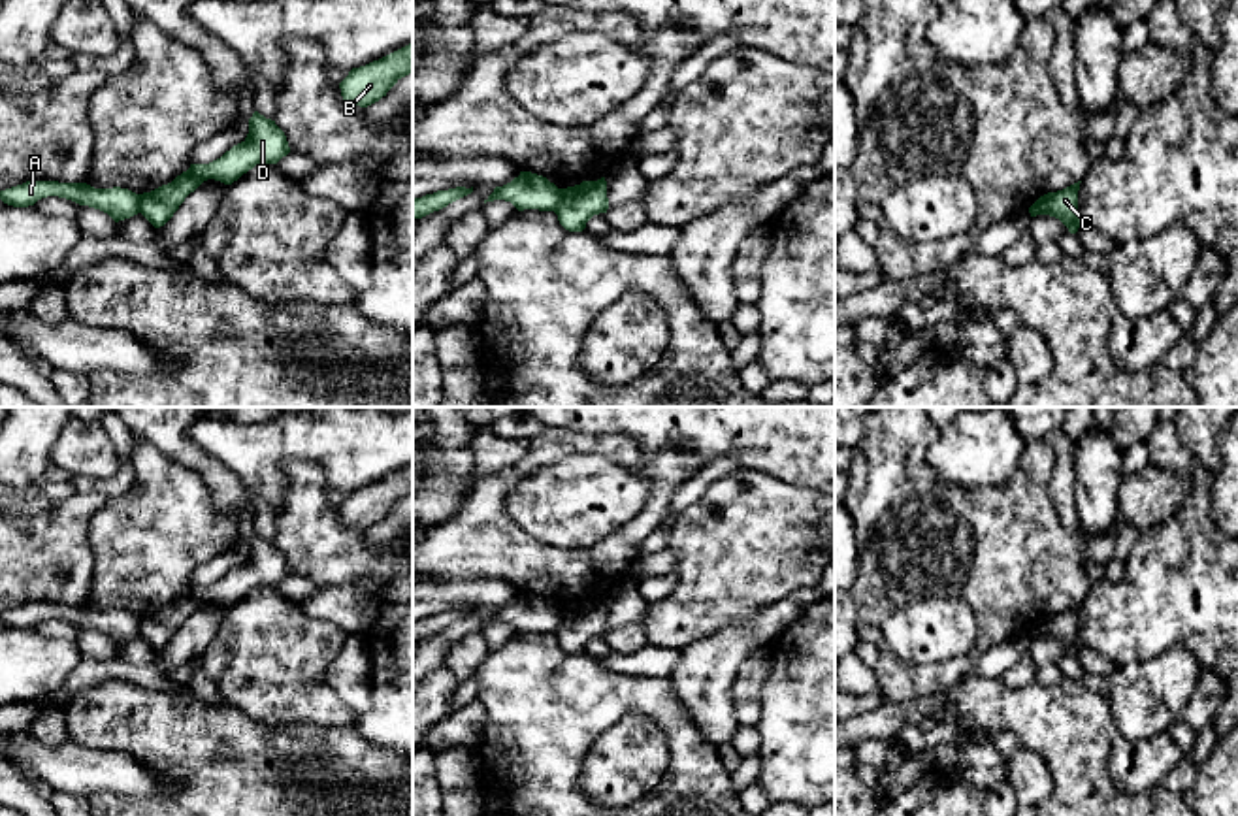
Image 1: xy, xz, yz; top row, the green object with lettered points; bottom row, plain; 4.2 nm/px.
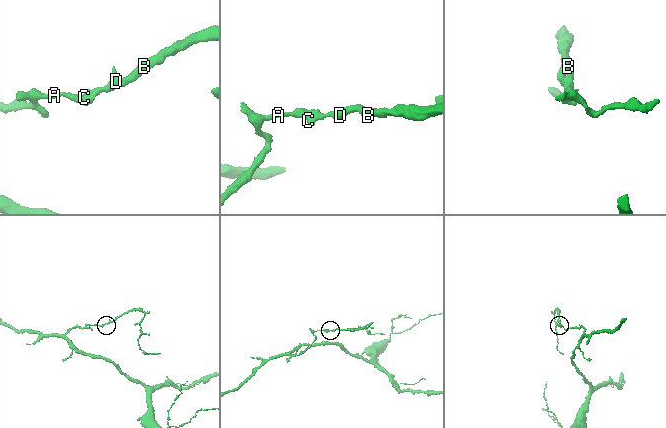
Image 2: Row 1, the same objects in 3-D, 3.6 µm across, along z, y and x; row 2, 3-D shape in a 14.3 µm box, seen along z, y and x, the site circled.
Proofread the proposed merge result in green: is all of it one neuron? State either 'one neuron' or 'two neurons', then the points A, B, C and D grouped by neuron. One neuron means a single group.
two neurons | A / B C D

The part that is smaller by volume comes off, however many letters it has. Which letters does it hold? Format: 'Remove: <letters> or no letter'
Remove: B, C, D

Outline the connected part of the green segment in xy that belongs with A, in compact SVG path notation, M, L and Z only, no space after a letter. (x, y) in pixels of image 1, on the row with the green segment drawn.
M26 181L0 190L0 200L13 207L28 207L47 196L58 196L79 205L100 209L115 222L139 213L139 194L121 187L94 188L87 183Z

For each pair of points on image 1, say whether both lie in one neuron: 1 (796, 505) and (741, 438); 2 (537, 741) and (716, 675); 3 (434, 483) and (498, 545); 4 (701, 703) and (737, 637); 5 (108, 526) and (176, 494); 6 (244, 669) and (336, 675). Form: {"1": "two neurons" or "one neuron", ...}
{"1": "two neurons", "2": "two neurons", "3": "two neurons", "4": "one neuron", "5": "one neuron", "6": "two neurons"}

